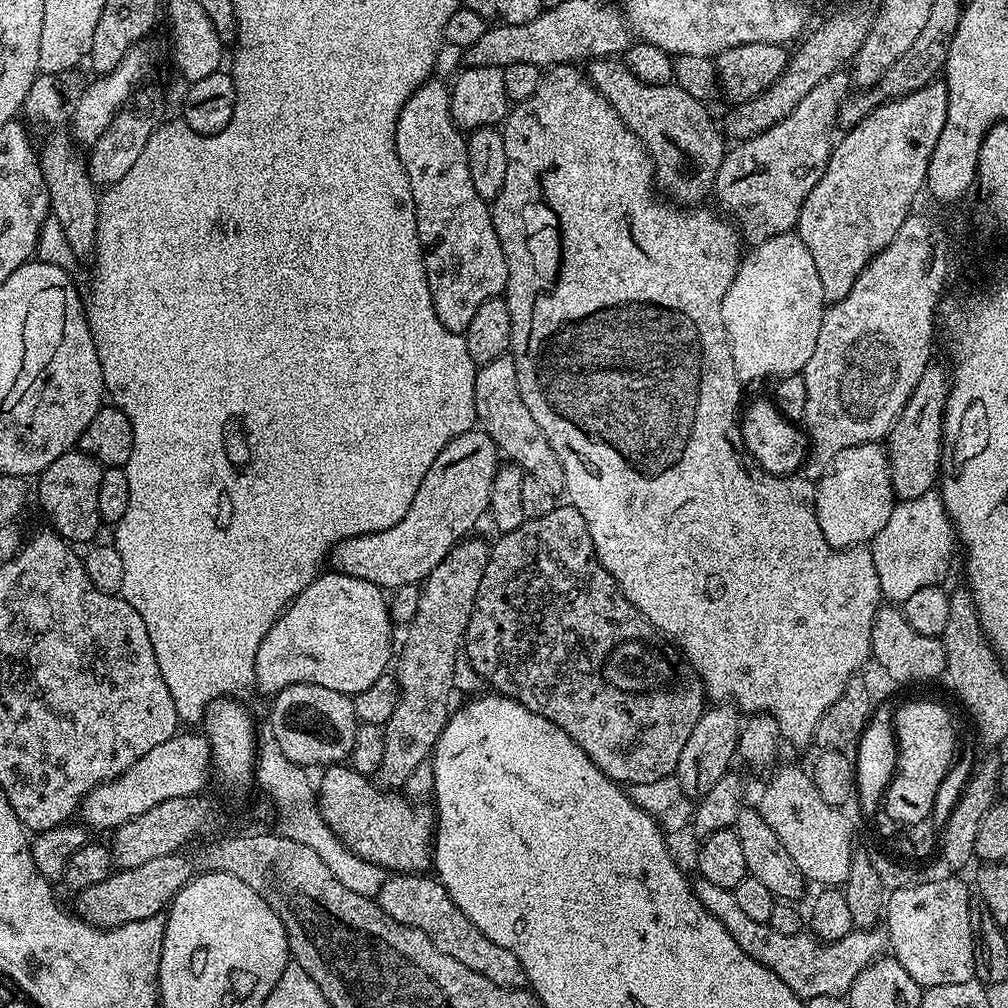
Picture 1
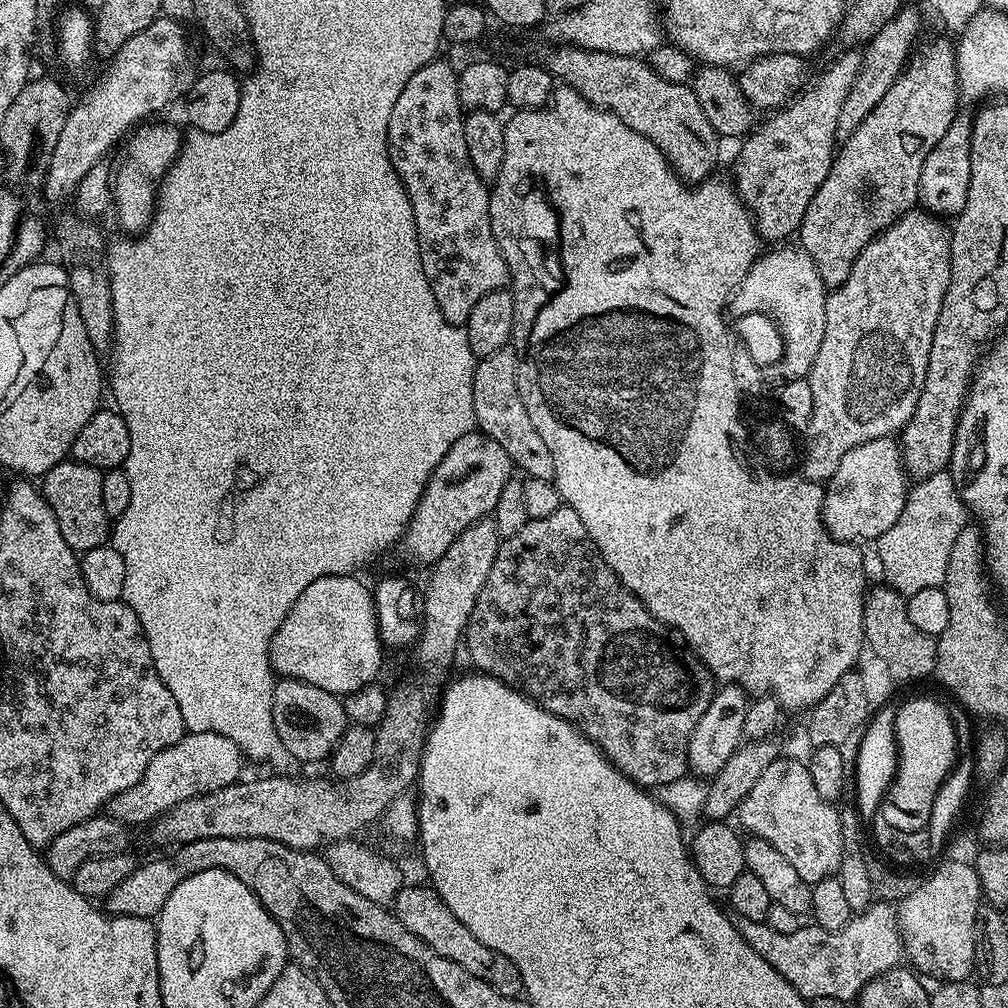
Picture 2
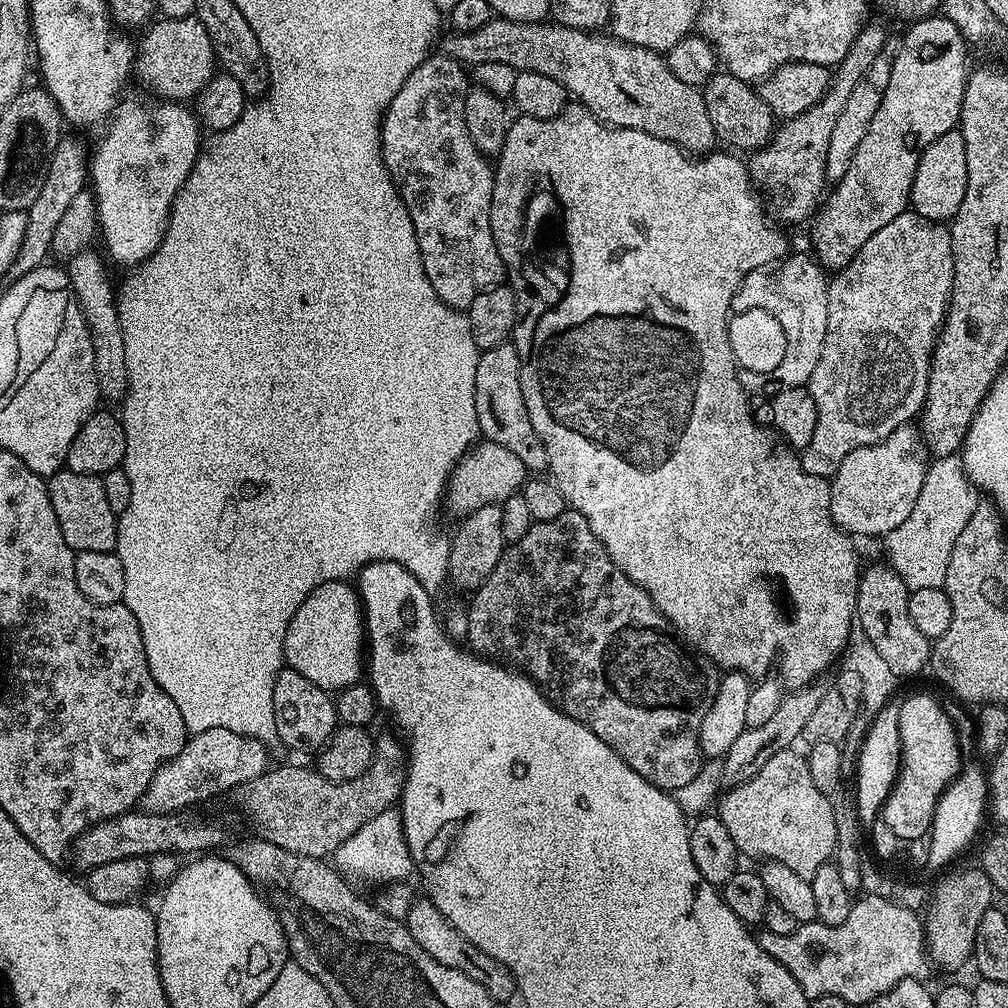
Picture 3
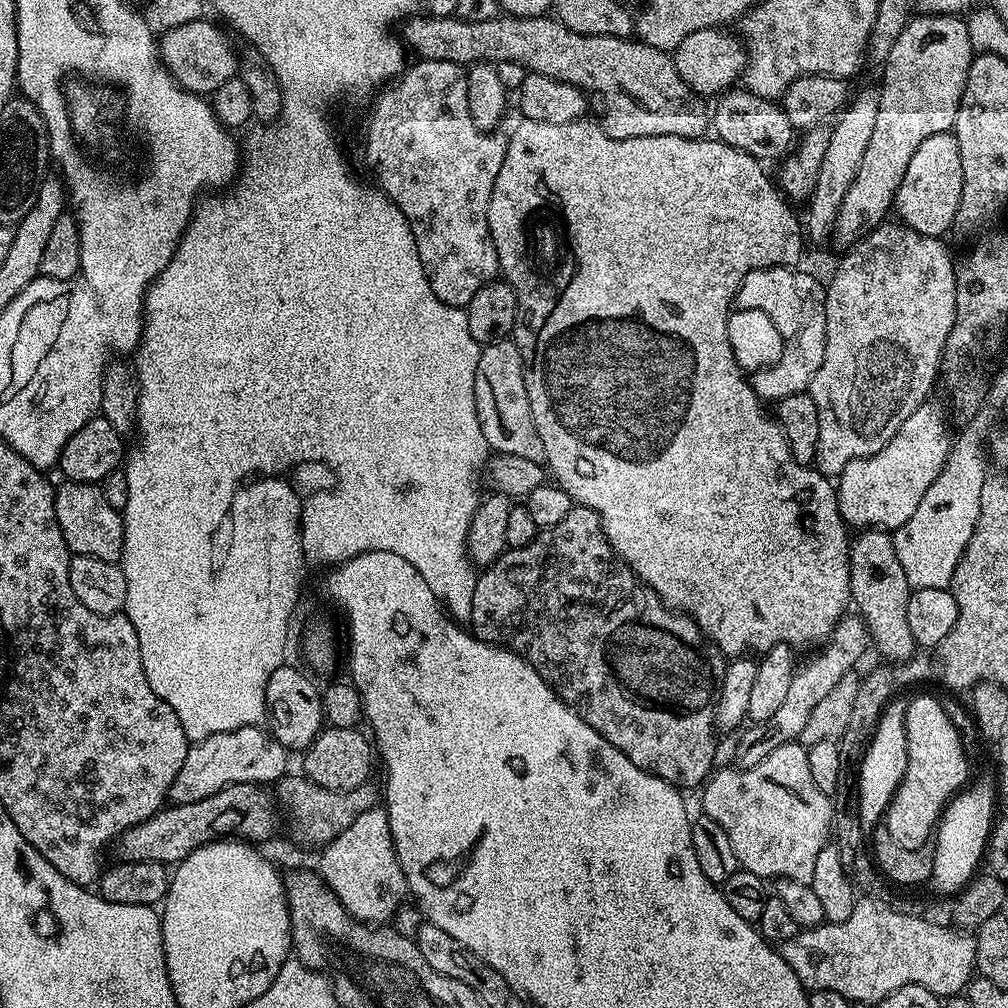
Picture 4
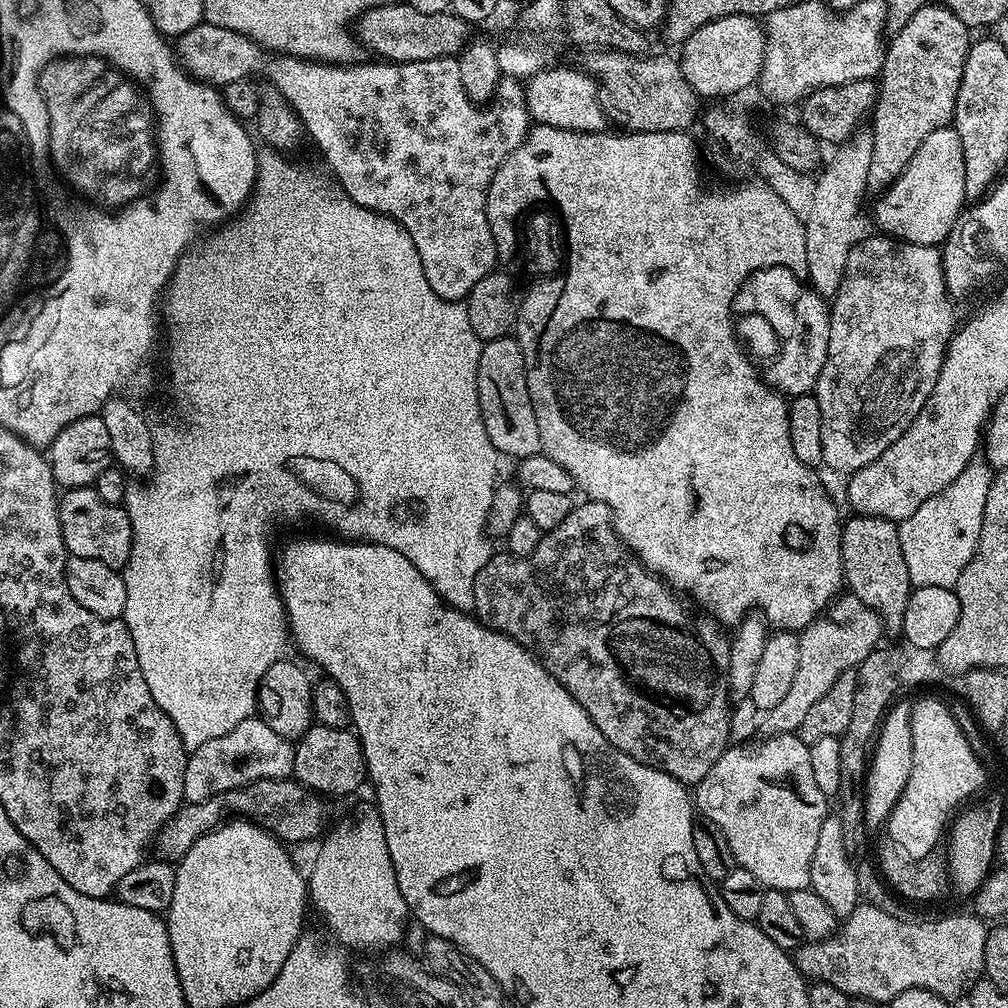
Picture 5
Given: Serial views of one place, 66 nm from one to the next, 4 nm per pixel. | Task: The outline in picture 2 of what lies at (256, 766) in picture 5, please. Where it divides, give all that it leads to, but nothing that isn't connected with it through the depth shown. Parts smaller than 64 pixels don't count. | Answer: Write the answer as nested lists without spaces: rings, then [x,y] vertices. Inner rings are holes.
[[[188,732],[181,740],[174,742],[174,746],[162,750],[149,762],[138,783],[111,800],[110,814],[129,826],[147,825],[163,812],[178,806],[178,802],[186,802],[186,798],[217,792],[227,784],[235,784],[241,779],[240,771],[244,764],[244,753],[230,738],[217,732]]]

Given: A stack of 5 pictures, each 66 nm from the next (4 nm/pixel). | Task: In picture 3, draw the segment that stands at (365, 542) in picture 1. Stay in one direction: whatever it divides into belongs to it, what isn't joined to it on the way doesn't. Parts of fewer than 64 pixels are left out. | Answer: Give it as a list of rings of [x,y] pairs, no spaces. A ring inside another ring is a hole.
[[[481,439],[469,448],[454,466],[454,470],[448,475],[446,489],[446,508],[457,512],[457,517],[463,518],[469,512],[478,510],[482,506],[491,504],[503,505],[505,500],[517,495],[523,489],[526,479],[526,470],[522,461],[506,446],[498,446],[498,442]]]

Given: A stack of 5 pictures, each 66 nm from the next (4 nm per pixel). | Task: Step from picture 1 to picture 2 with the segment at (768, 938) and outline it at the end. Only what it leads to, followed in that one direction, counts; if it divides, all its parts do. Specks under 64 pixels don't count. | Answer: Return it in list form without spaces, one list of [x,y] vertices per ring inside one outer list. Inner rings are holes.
[[[873,902],[869,908],[857,912],[844,928],[831,932],[825,928],[802,926],[794,934],[778,934],[767,922],[736,916],[736,929],[798,990],[805,1000],[838,998],[855,1001],[870,981],[897,967],[905,955],[904,940],[900,935],[897,909],[888,902]]]

